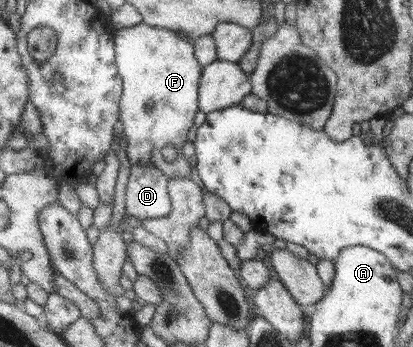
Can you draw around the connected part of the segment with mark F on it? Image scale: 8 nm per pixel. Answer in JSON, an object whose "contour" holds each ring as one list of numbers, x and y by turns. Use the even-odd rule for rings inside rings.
{"contour":[[144,22,115,31,115,64,123,81,119,101,119,120,122,121,122,136,125,138,126,155,132,166,150,164,152,149,173,145,182,149,187,142,188,131,199,111,199,81,203,67,194,55,193,45,180,38,170,29,152,27]]}

